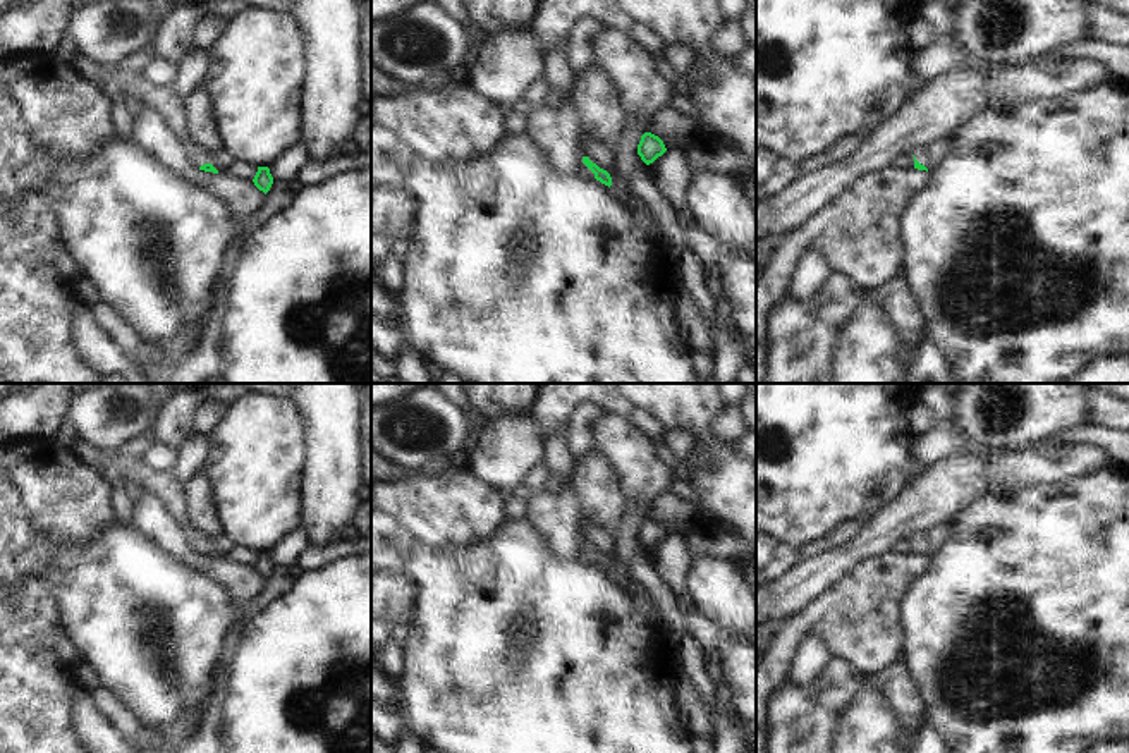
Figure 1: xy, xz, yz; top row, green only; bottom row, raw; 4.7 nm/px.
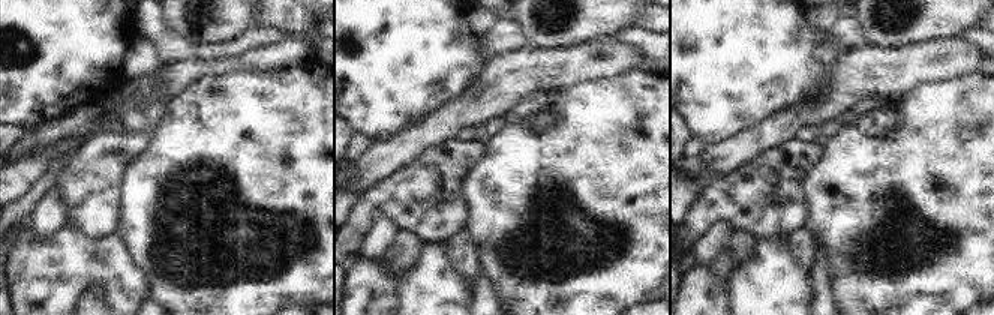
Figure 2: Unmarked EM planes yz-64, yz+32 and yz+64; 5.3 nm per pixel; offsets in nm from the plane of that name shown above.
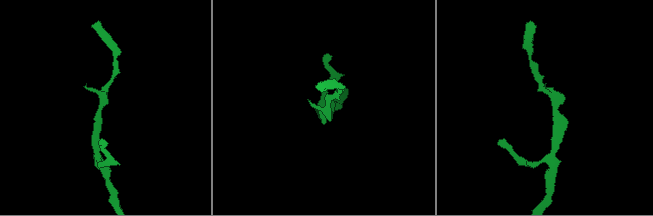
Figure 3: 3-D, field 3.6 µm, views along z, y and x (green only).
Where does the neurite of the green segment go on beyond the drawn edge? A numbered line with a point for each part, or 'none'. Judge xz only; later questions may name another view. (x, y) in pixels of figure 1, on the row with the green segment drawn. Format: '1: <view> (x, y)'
1: xz (583, 172)

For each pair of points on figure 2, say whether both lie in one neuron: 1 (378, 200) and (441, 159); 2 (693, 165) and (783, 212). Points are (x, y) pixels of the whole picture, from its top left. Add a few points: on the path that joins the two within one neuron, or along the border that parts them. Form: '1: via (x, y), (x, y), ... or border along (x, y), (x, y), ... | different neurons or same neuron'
1: via (393, 197), (404, 197), (426, 174) | same neuron
2: border along (726, 176), (700, 189) | different neurons

